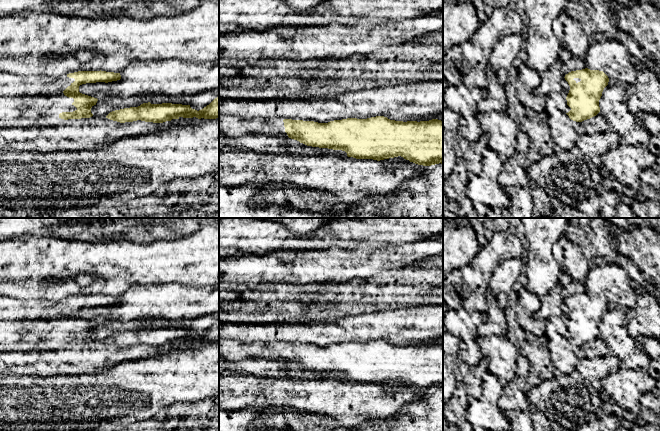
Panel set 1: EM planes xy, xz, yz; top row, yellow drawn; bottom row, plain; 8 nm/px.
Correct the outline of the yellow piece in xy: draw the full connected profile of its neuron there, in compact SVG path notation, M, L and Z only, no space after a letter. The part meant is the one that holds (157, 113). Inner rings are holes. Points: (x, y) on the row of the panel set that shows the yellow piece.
M219 97L209 105L197 111L190 105L162 103L143 103L138 107L124 108L110 112L106 118L120 123L137 120L153 123L163 123L172 119L193 118L216 119L219 118Z

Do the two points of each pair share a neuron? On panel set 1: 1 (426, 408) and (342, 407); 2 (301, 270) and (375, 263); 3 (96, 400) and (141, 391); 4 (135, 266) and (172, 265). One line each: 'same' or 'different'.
1: different
2: same
3: same
4: same

